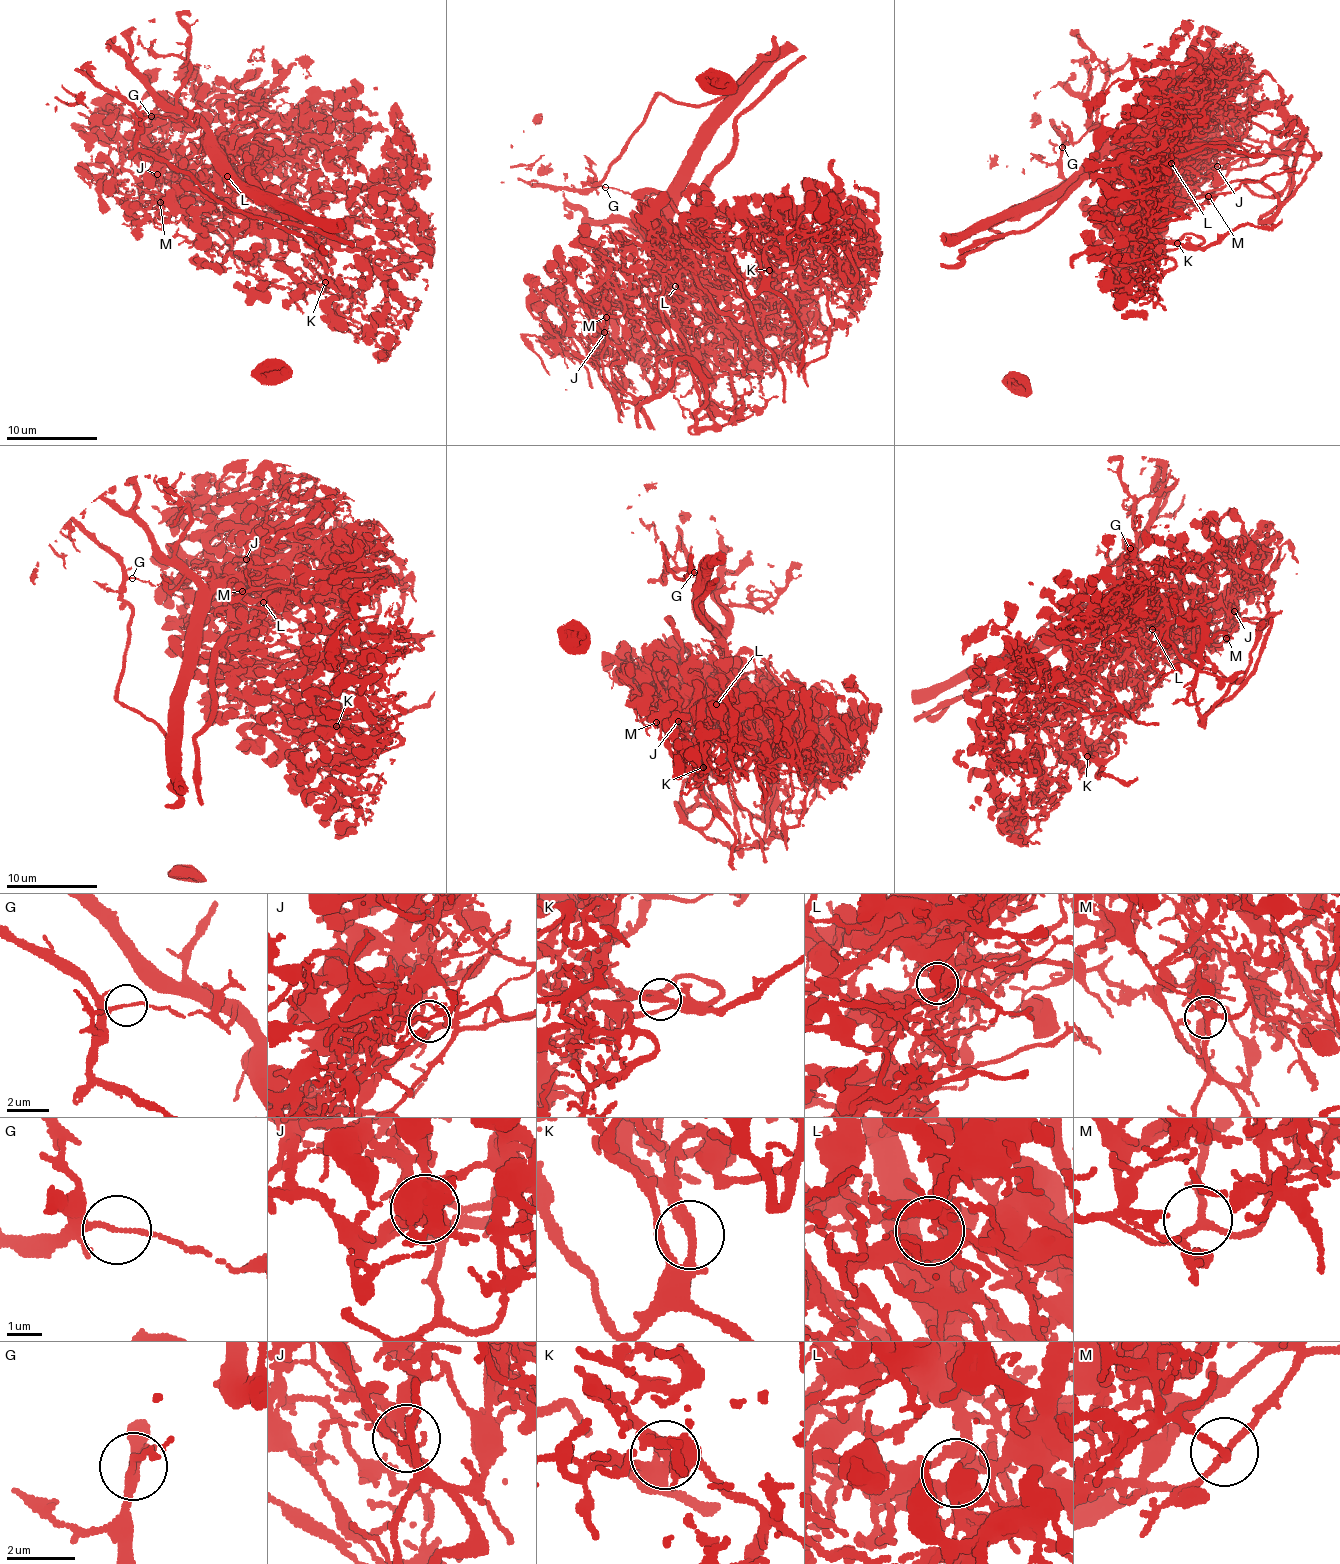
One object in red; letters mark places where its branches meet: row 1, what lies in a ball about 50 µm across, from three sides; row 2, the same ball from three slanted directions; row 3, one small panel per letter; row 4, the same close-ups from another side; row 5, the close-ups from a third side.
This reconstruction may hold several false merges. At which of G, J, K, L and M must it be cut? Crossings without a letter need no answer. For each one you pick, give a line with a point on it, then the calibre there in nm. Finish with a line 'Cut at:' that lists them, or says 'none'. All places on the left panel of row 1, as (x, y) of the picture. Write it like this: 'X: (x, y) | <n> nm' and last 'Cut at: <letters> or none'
G: (151, 116) | 130 nm
J: (157, 174) | 200 nm
L: (227, 176) | 170 nm
Cut at: G, J, L

